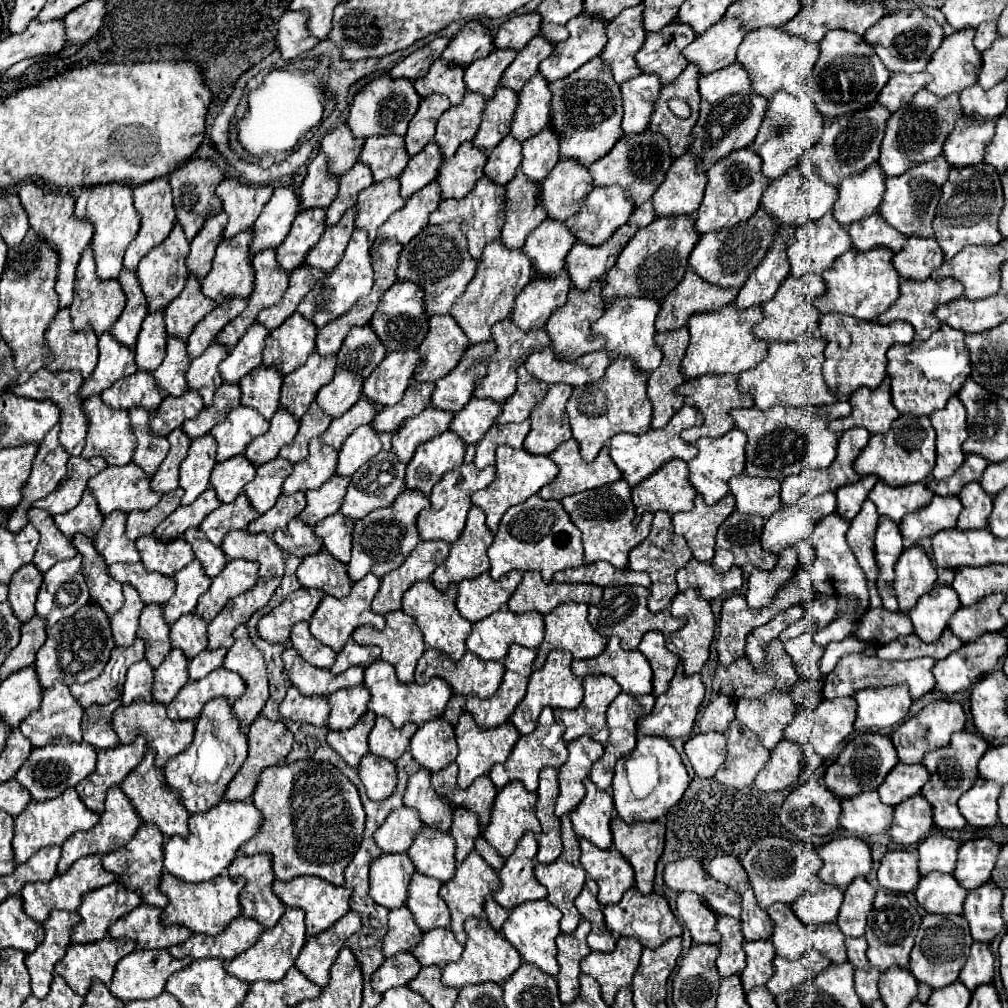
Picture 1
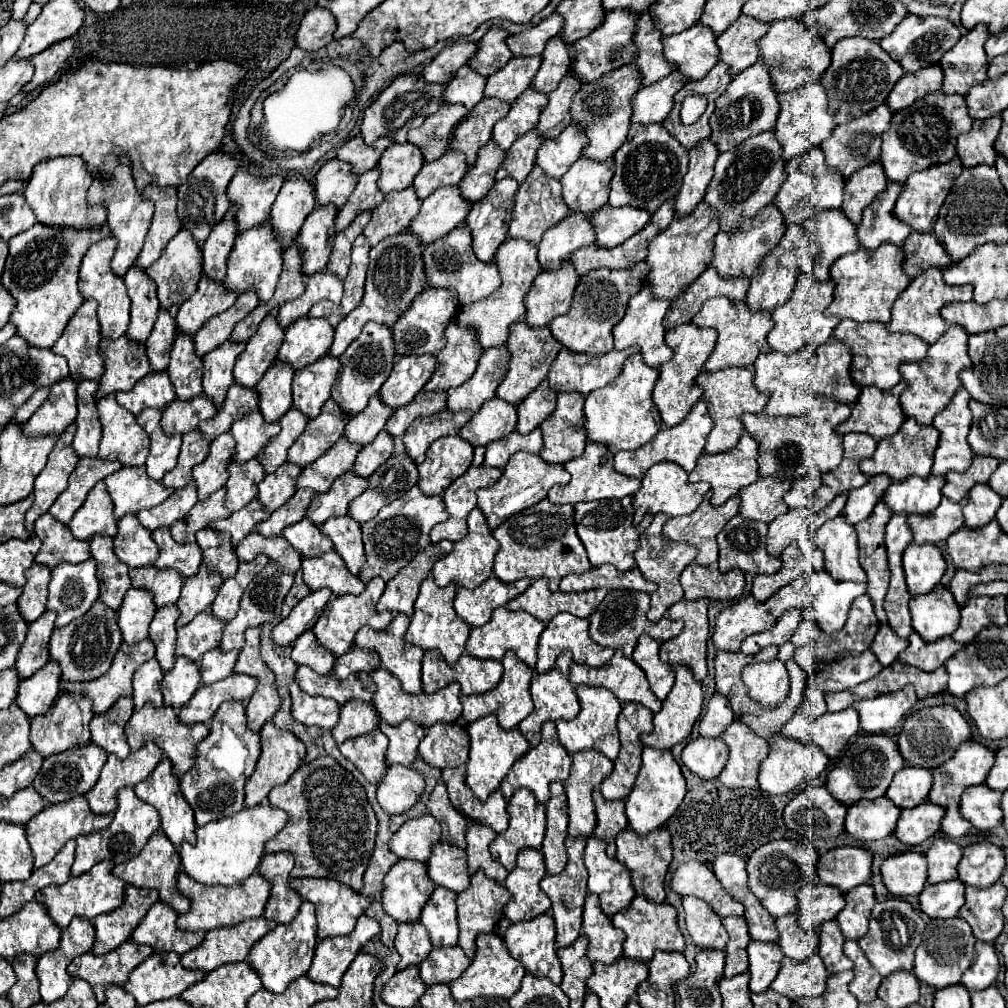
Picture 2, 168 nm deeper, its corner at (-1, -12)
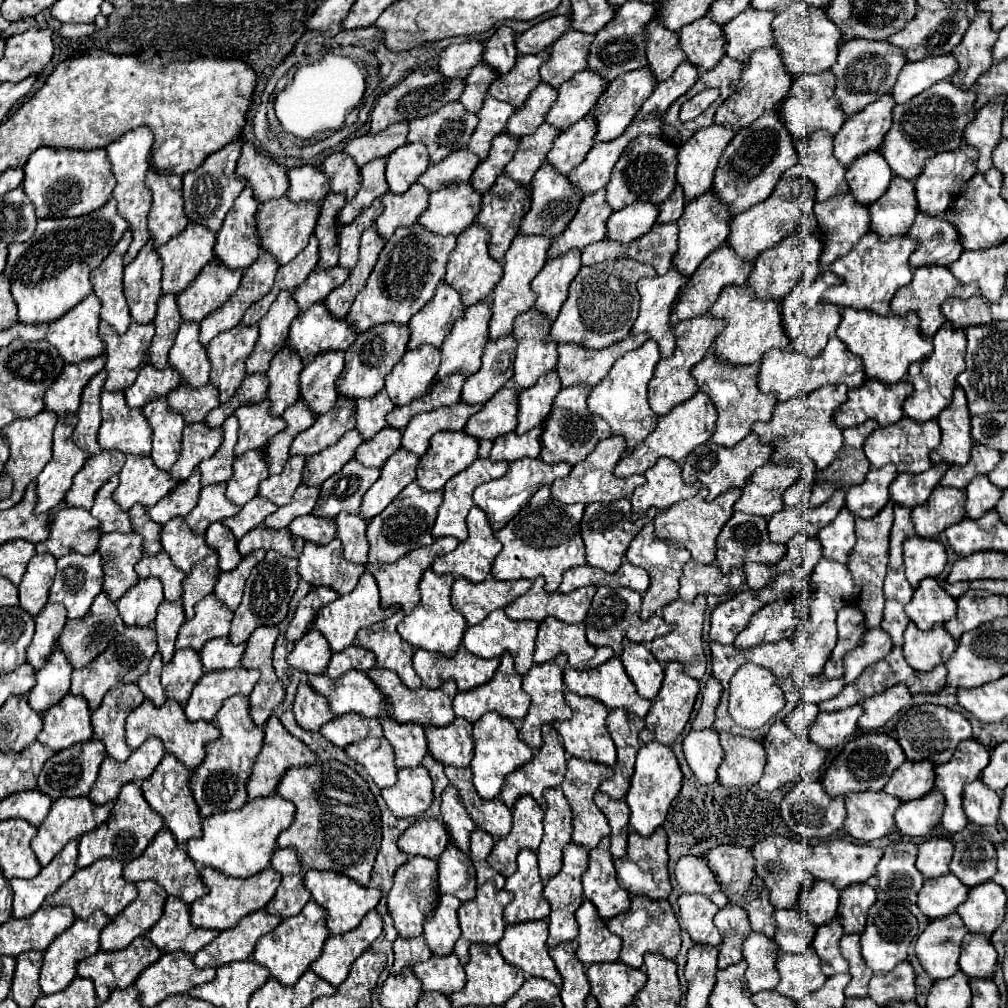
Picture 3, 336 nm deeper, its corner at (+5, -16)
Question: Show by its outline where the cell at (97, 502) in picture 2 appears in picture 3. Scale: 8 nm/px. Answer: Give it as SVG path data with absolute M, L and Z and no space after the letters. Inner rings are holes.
M113 476L95 496L91 514L101 522L101 532L131 532L131 518L127 510L119 508L113 500L113 490L117 488L119 478Z

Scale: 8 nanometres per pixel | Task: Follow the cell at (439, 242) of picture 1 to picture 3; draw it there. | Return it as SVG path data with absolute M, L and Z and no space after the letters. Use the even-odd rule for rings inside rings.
M473 222L469 228L465 228L465 232L457 236L457 248L449 254L445 282L451 284L461 294L465 306L471 306L479 300L485 300L493 292L501 276L503 276L503 264L489 256L489 232L481 224Z

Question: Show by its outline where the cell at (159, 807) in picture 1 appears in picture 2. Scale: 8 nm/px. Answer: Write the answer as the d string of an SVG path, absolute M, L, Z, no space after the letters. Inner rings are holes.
M161 758L159 766L151 772L151 776L135 786L135 794L137 794L139 800L151 804L159 812L159 816L161 816L161 832L173 844L181 844L181 842L195 844L195 828L197 826L193 826L193 810L183 800L183 794L179 792L179 778L171 774L171 762L167 758Z

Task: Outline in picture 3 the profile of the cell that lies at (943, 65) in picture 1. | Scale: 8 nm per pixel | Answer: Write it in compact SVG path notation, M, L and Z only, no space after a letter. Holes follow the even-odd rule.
M977 12L963 40L953 50L957 62L961 64L959 72L951 78L953 84L957 84L959 88L965 88L969 78L969 88L971 88L979 80L979 76L993 64L993 46L997 36L999 34L991 28L991 14Z

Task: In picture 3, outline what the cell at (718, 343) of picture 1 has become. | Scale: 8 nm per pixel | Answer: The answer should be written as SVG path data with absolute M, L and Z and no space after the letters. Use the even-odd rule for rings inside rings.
M729 284L721 290L719 300L709 310L711 316L725 318L727 326L715 340L715 352L721 360L729 364L755 364L763 358L763 354L771 348L785 348L789 338L783 330L781 308L777 300L759 300L751 292L749 286Z

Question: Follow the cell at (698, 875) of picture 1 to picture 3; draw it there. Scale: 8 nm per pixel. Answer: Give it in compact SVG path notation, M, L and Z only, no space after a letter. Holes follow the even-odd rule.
M701 856L679 858L675 864L675 878L677 878L679 886L683 888L683 892L705 894L707 898L711 898L711 902L717 908L725 908L729 904L715 874L709 870L709 866L705 864L705 860Z

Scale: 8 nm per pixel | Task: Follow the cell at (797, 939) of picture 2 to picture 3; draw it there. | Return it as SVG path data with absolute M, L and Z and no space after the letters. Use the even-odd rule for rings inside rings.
M787 908L787 910L775 910L775 920L777 920L777 932L773 940L779 944L781 952L797 954L805 946L813 944L817 926L811 924L801 912L801 908Z

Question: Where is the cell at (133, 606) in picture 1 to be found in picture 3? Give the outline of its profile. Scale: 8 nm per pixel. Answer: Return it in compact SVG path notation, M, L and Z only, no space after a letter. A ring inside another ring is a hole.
M157 578L139 580L117 600L119 614L127 626L149 626L157 616L157 606L163 602L163 584Z

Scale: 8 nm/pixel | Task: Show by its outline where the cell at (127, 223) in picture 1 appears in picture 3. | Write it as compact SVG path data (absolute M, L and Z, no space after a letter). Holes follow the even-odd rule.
M139 126L135 130L129 130L119 140L115 140L107 146L107 154L109 154L111 166L113 166L111 170L117 178L113 198L117 200L117 208L121 212L121 216L125 216L125 220L129 222L129 226L133 230L133 244L131 244L129 252L125 254L125 264L129 264L137 256L137 252L147 244L147 240L151 236L149 228L147 228L147 214L151 208L151 192L145 186L145 174L149 170L151 146L153 146L153 132L147 126Z

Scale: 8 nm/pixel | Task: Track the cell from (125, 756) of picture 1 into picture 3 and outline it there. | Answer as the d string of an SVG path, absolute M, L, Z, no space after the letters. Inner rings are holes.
M149 738L145 740L145 744L133 750L125 762L117 762L107 756L89 792L89 800L93 800L95 804L105 804L115 800L123 784L135 782L137 778L139 782L147 780L153 774L155 766L161 762L163 754L165 754L163 742L159 738Z

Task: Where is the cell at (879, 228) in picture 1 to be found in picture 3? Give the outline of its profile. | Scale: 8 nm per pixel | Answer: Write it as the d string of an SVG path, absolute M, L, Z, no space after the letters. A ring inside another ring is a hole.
M893 176L887 192L877 202L873 202L869 210L871 230L877 232L881 240L905 236L917 214L913 180L901 180L899 176Z

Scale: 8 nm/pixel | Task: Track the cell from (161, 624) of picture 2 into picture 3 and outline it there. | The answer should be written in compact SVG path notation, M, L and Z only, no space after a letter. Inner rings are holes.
M165 600L159 606L155 618L155 630L157 630L157 642L159 642L159 652L163 656L163 662L169 662L173 658L175 640L183 622L185 622L185 612L181 600L175 602Z

